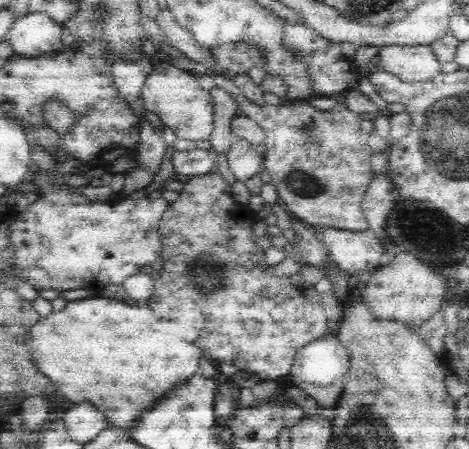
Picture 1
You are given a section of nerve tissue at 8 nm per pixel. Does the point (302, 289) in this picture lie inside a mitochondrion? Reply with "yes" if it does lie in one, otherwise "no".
no

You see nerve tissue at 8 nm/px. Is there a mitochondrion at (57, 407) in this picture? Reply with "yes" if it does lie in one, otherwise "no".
no

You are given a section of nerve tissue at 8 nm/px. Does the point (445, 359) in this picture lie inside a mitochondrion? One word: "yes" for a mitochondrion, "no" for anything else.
no

